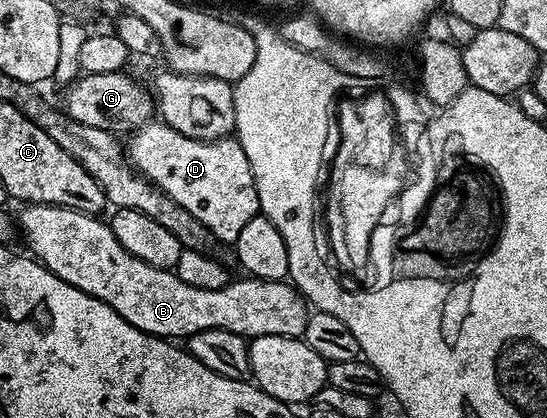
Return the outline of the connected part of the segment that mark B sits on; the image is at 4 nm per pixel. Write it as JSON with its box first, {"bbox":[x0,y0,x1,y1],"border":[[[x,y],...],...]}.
{"bbox":[18,204,310,338],"border":[[[24,204],[21,207],[18,228],[22,240],[28,243],[27,251],[55,276],[70,282],[78,290],[106,302],[118,315],[126,318],[130,326],[142,330],[151,336],[165,338],[187,338],[202,330],[230,330],[245,338],[253,336],[294,336],[303,337],[306,322],[310,315],[309,305],[291,283],[284,280],[257,280],[255,278],[233,279],[222,290],[198,290],[176,276],[175,271],[150,266],[142,258],[134,258],[114,238],[111,223],[100,221],[99,215],[91,212],[79,212],[53,204]]]}

